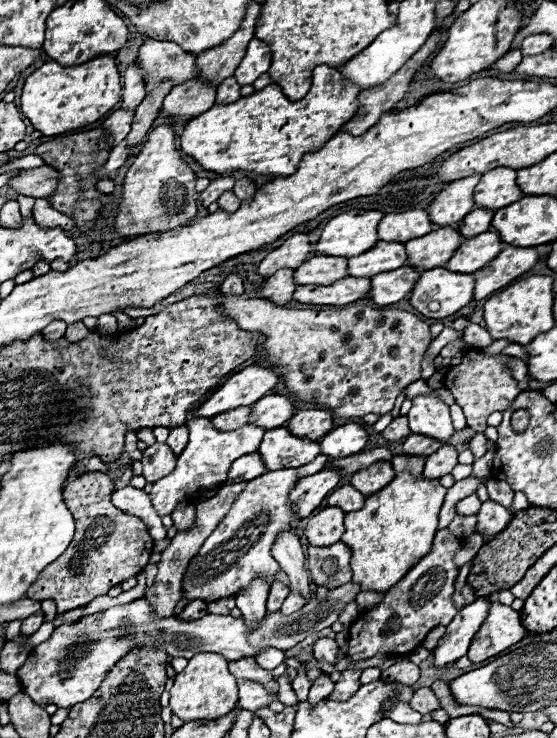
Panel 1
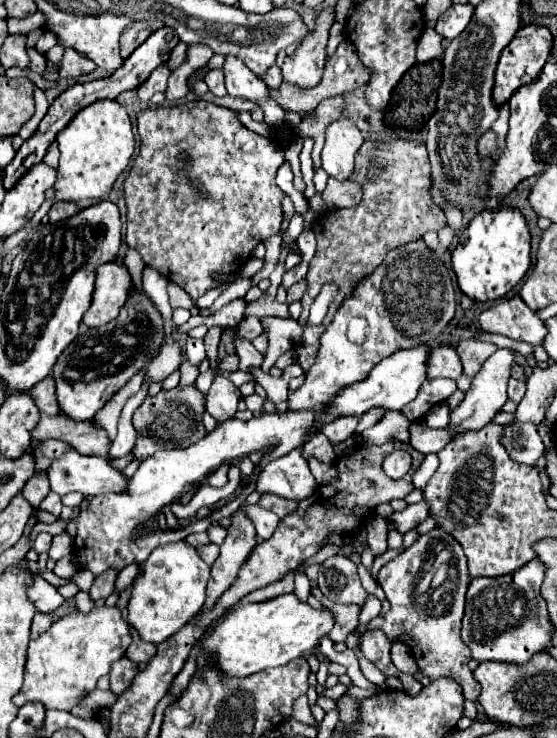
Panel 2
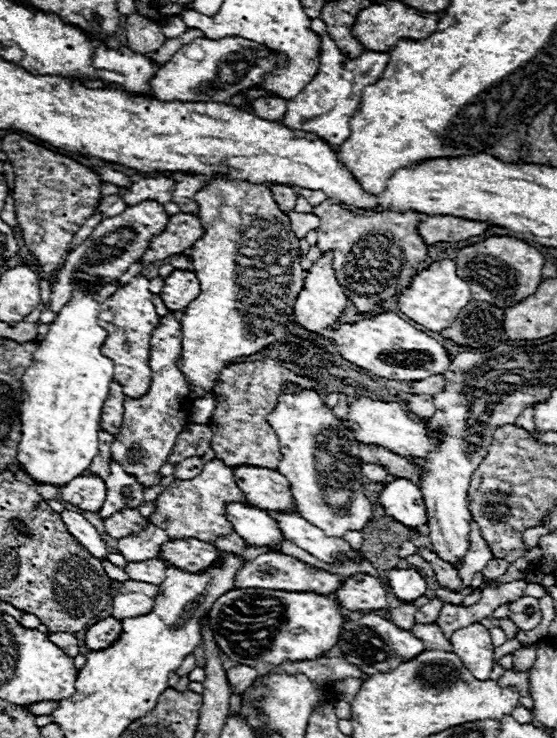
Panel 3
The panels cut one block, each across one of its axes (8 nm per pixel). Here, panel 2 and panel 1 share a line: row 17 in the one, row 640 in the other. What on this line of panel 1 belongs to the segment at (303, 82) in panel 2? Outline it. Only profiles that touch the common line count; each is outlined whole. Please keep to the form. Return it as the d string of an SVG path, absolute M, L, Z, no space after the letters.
M320 638L314 644L314 658L322 664L334 664L338 658L338 644L332 638Z

